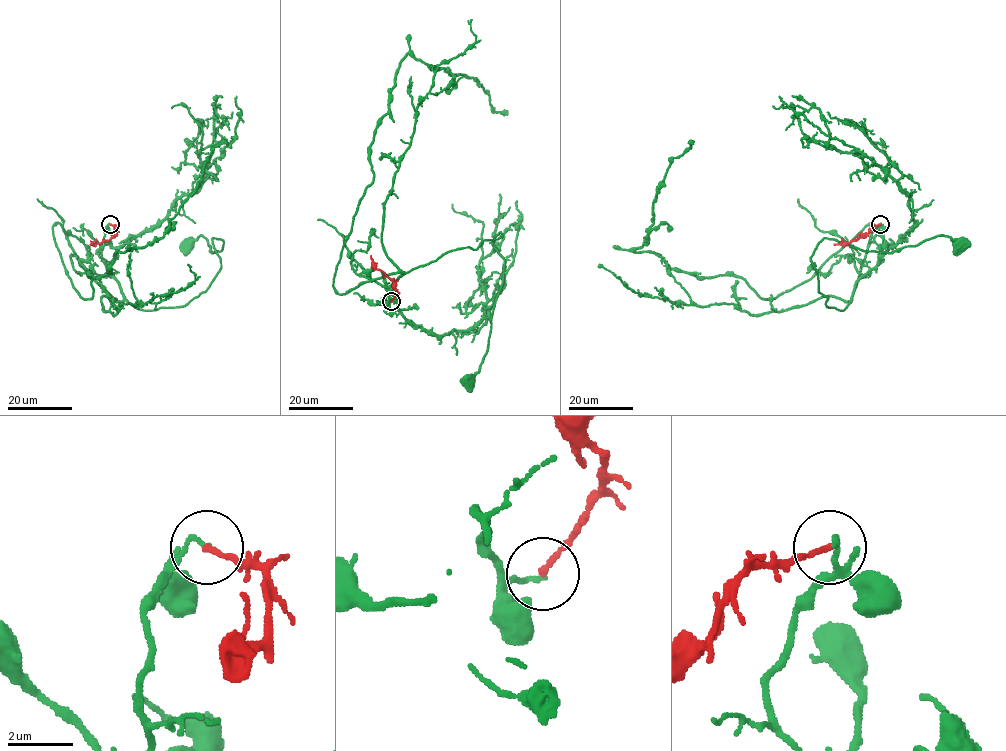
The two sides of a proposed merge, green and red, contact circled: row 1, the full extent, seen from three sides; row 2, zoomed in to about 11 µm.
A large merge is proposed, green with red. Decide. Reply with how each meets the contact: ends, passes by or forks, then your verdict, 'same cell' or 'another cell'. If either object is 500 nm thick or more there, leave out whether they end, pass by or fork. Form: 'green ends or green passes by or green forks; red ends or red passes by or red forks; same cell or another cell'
green ends; red ends; another cell

